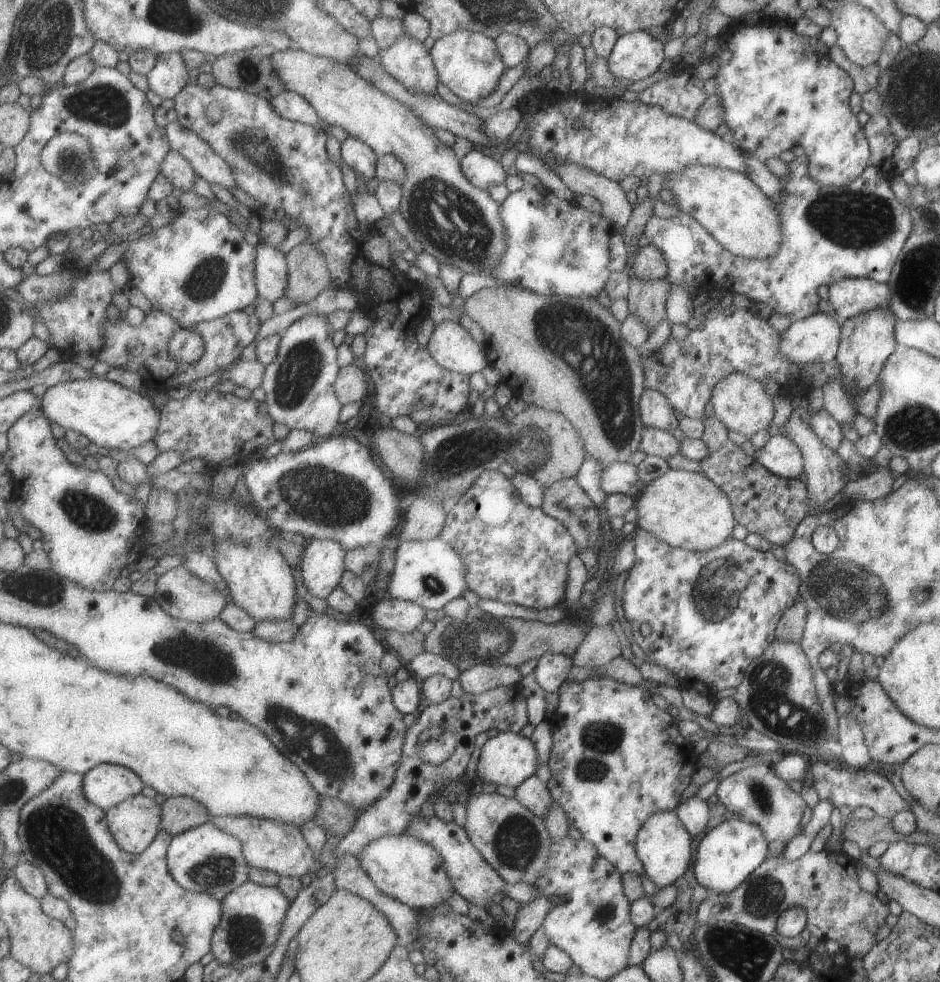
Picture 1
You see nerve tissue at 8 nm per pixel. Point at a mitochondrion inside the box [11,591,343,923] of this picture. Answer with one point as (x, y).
(56, 834)

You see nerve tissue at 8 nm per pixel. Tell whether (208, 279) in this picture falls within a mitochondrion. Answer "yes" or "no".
yes

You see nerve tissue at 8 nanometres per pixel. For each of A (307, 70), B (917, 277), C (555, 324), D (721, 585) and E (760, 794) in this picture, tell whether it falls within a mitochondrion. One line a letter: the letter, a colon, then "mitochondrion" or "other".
A: other
B: mitochondrion
C: mitochondrion
D: mitochondrion
E: mitochondrion

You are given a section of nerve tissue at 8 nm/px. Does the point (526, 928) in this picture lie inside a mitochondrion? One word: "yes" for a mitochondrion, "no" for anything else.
no

